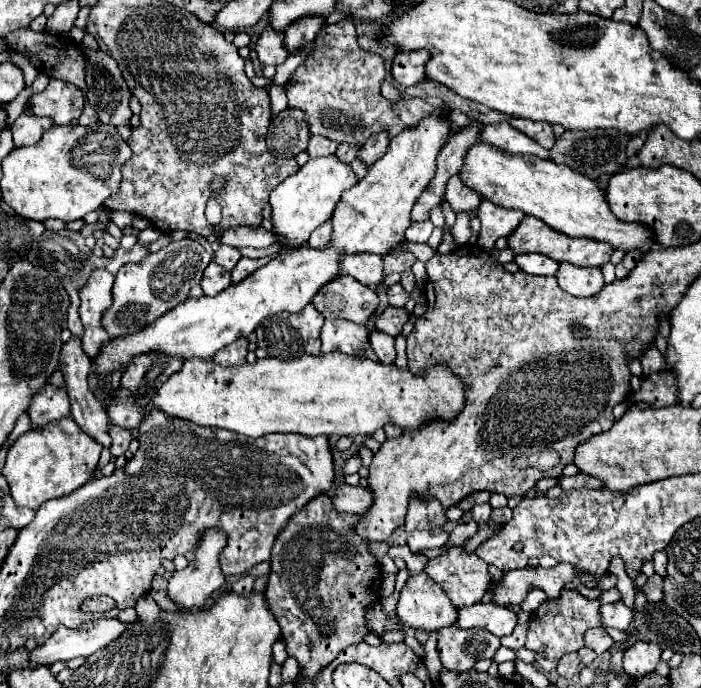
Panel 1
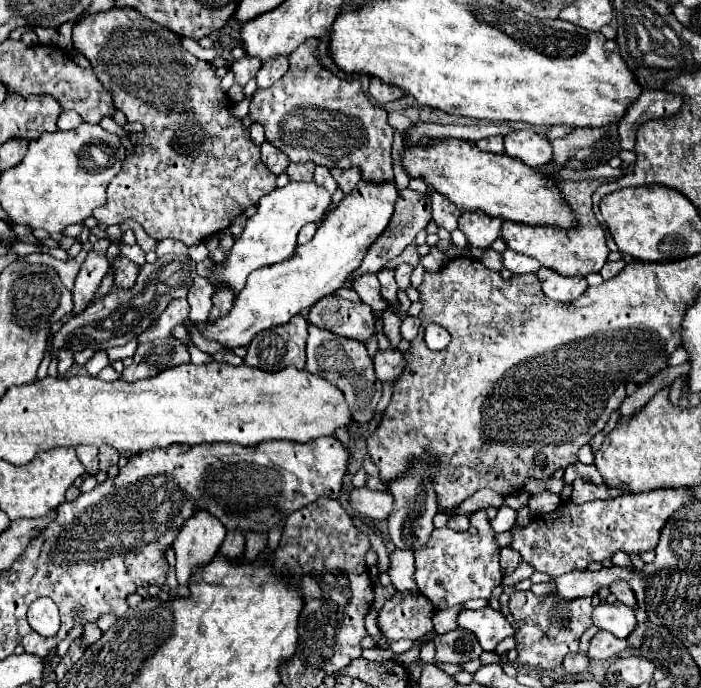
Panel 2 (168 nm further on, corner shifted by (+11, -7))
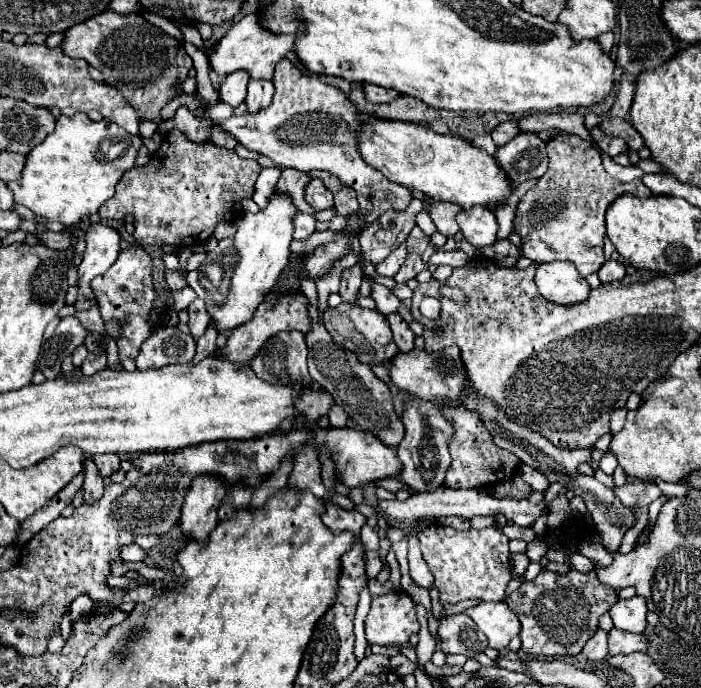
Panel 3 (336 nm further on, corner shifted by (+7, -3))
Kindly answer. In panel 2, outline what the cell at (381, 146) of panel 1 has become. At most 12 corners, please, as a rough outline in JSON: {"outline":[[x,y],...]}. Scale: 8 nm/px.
{"outline":[[332,169],[332,177],[344,193],[360,181],[360,169]]}

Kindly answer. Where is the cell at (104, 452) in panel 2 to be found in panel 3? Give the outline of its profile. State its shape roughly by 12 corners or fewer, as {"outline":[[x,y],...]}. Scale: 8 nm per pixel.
{"outline":[[118,455],[90,457],[102,479],[120,469]]}

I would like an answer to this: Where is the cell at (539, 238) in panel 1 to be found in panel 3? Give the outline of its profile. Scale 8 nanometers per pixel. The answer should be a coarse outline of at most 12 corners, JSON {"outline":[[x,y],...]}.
{"outline":[[558,133],[550,167],[520,199],[514,231],[534,263],[604,259],[604,213],[620,195],[588,141]]}

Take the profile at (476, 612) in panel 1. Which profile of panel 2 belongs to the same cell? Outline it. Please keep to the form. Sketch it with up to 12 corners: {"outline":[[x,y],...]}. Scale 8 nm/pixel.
{"outline":[[492,607],[464,609],[458,627],[472,631],[482,649],[514,635],[510,621]]}

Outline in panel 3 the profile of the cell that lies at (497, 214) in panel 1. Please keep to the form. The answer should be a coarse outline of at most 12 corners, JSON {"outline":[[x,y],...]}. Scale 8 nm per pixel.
{"outline":[[488,207],[456,215],[460,233],[482,249],[496,241],[498,223]]}

